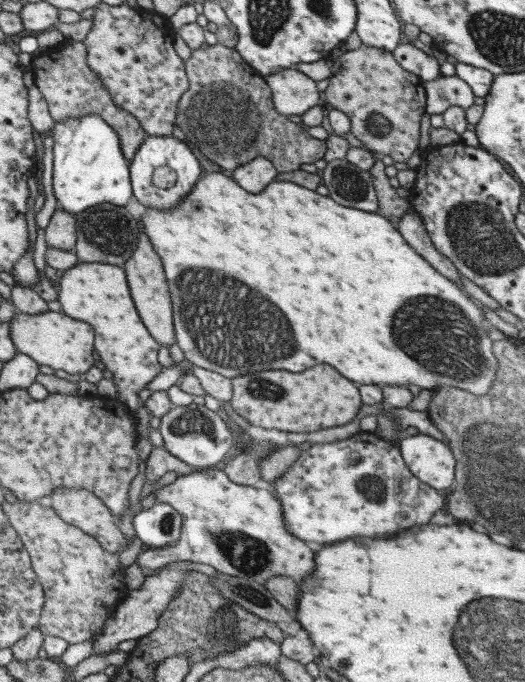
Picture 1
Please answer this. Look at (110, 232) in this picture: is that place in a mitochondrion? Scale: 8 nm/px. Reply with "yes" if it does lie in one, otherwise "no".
yes

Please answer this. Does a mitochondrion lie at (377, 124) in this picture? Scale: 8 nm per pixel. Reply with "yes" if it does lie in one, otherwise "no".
yes

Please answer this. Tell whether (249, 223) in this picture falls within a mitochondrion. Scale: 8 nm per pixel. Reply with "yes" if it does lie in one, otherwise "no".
no

